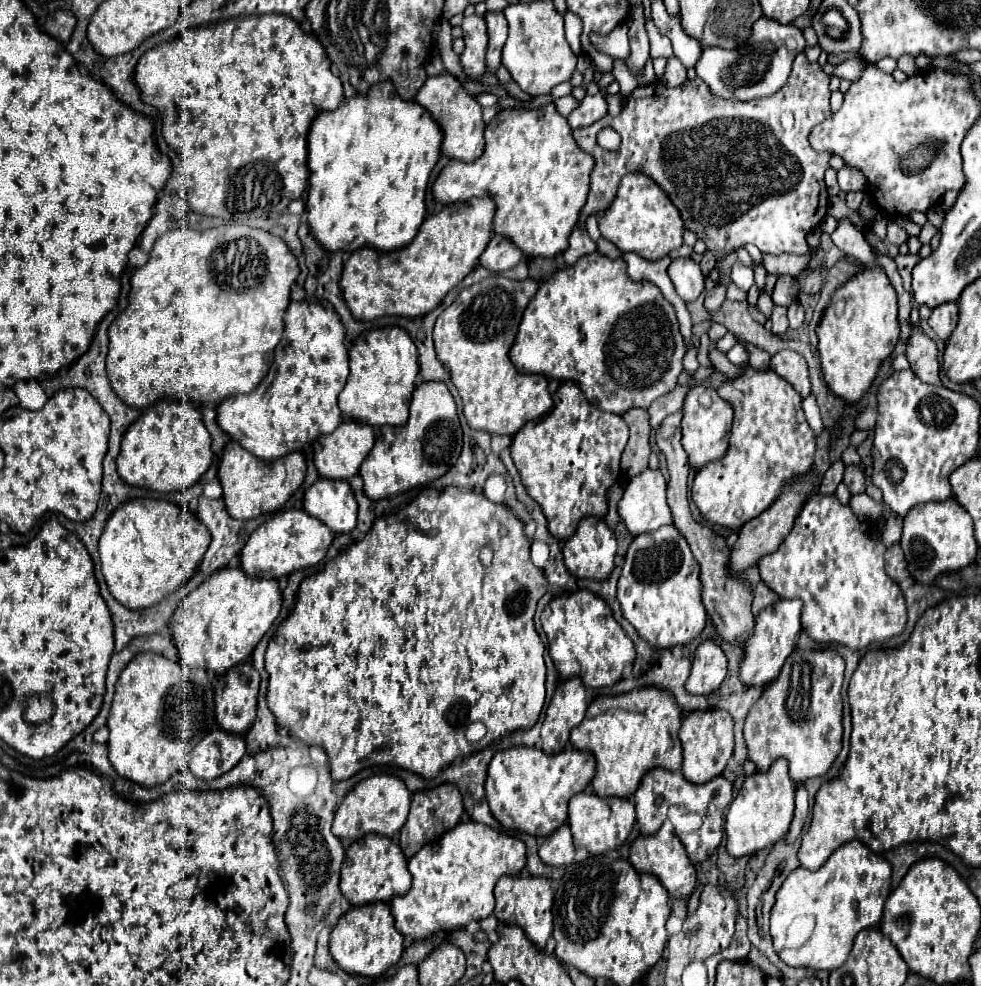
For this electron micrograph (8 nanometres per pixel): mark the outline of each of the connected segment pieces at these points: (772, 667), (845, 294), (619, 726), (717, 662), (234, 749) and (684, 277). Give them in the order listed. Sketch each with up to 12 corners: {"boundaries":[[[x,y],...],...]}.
{"boundaries":[[[801,600],[761,610],[739,680],[765,688],[795,650]],[[865,268],[817,326],[821,372],[859,402],[899,340],[897,294]],[[657,686],[601,696],[571,744],[597,796],[679,770],[681,708]],[[713,640],[699,644],[689,694],[709,696],[727,674],[725,652]],[[209,732],[191,756],[191,772],[215,780],[245,756],[245,740]],[[691,258],[673,260],[669,276],[685,302],[705,290],[705,276]]]}

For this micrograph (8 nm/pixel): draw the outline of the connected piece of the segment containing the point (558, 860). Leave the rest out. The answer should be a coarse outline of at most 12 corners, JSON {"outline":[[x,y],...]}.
{"outline":[[567,824],[539,846],[549,866],[565,866],[575,858],[573,836]]}

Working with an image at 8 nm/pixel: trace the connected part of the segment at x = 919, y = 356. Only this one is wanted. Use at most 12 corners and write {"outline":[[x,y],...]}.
{"outline":[[911,324],[907,358],[927,384],[941,384],[935,342]]}

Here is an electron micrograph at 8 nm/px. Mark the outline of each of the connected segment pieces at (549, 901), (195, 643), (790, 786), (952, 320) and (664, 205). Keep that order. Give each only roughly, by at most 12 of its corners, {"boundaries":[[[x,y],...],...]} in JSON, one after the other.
{"boundaries":[[[501,876],[495,918],[543,950],[553,928],[549,878]],[[211,574],[171,628],[187,668],[223,674],[279,616],[277,580]],[[787,762],[747,776],[725,816],[739,858],[787,834],[795,784]],[[957,302],[935,306],[929,326],[947,340],[957,324]],[[627,174],[599,218],[621,252],[663,258],[683,244],[679,210]]]}

